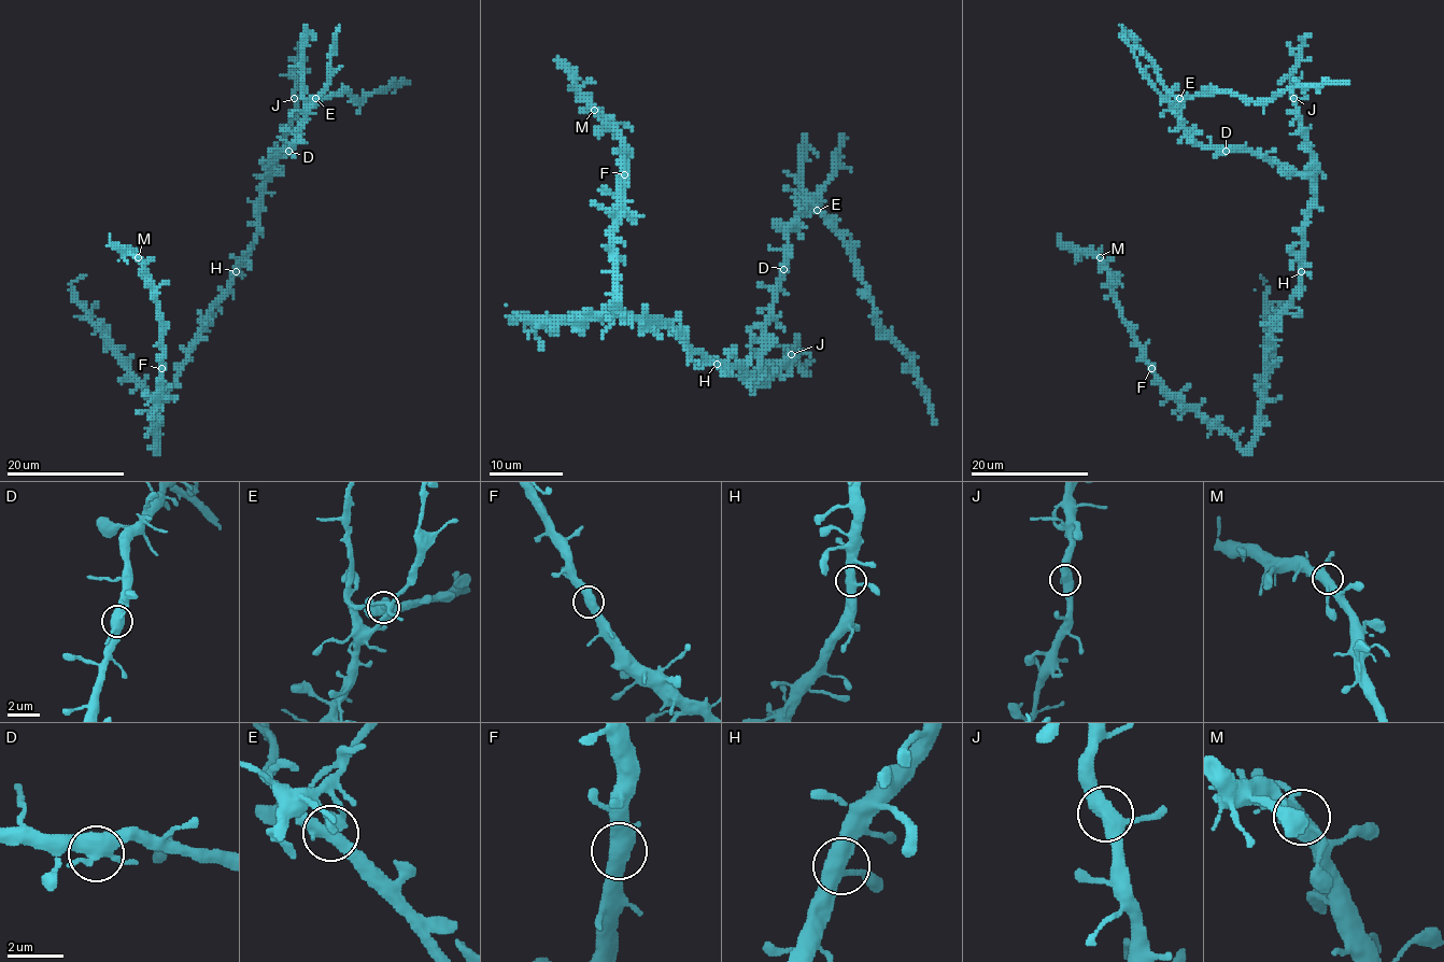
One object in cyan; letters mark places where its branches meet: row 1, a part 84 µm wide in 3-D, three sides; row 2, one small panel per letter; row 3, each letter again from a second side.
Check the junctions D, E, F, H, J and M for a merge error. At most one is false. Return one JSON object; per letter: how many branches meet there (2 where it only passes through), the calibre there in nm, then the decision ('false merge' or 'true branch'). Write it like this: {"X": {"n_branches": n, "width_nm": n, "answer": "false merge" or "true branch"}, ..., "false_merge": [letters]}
{"D": {"n_branches": 3, "width_nm": 440, "answer": "true branch"}, "E": {"n_branches": 3, "width_nm": 480, "answer": "false merge"}, "F": {"n_branches": 3, "width_nm": 440, "answer": "true branch"}, "H": {"n_branches": 3, "width_nm": 440, "answer": "true branch"}, "J": {"n_branches": 3, "width_nm": 440, "answer": "true branch"}, "M": {"n_branches": 3, "width_nm": 440, "answer": "true branch"}, "false_merge": ["E"]}

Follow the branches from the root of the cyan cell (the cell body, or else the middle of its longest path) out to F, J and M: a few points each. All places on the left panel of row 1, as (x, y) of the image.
F: (231, 286), (210, 313), (177, 383), (161, 402), (160, 440), (155, 448), (155, 402), (161, 368)
J: (231, 286), (232, 268), (253, 242), (260, 185), (283, 146), (284, 133), (296, 110), (294, 98)
M: (231, 286), (210, 313), (177, 383), (161, 402), (160, 440), (155, 448), (161, 319), (152, 279), (138, 257)

